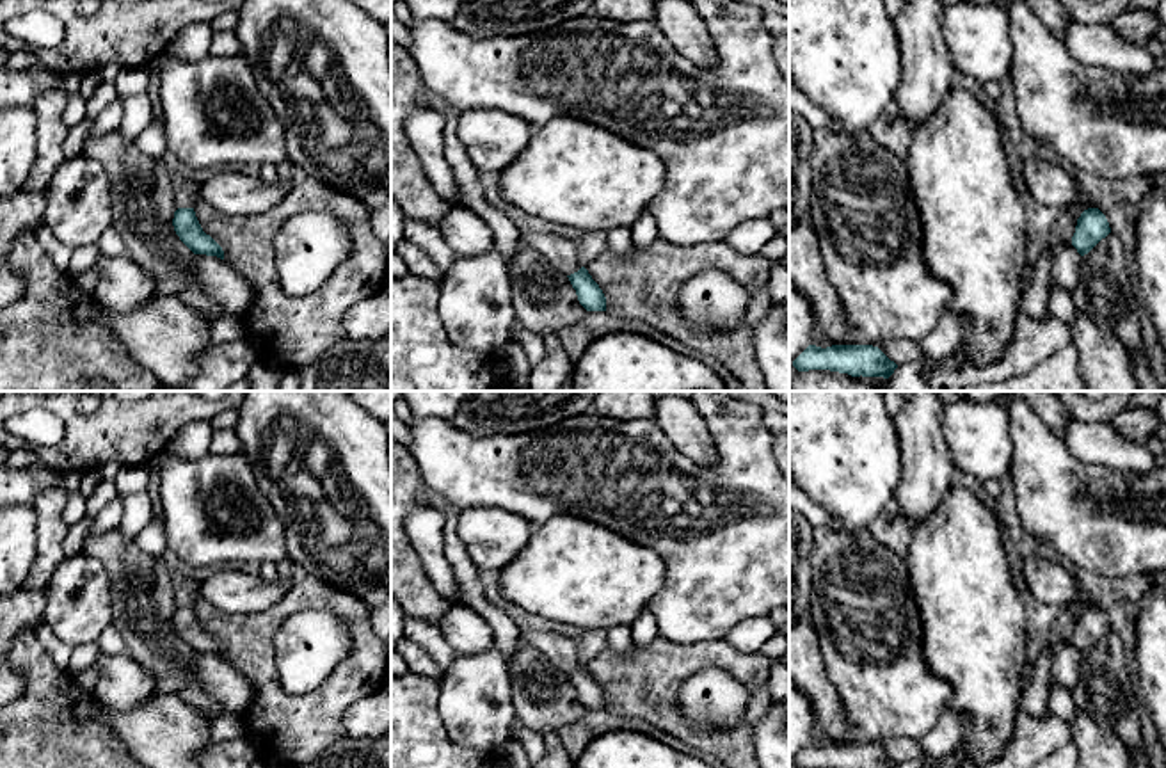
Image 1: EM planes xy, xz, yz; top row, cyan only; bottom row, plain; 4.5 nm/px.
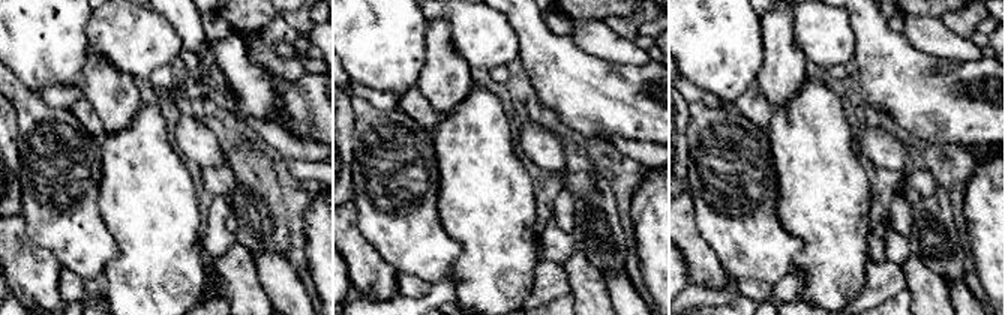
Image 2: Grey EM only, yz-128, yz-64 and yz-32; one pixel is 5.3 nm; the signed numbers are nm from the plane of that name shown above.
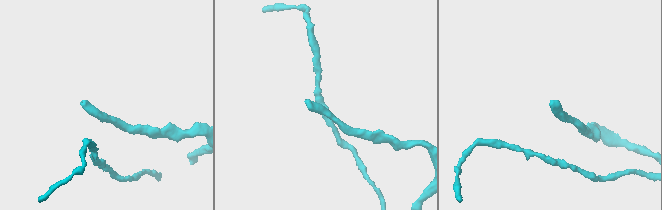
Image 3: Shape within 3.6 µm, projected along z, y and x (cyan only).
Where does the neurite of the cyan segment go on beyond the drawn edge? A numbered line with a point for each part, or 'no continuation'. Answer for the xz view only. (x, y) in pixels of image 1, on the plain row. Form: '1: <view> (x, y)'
1: xz (560, 649)

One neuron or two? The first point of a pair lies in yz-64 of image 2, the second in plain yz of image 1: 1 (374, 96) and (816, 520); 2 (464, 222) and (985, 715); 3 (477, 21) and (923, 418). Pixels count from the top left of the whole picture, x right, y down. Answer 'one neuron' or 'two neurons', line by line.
1: one neuron
2: one neuron
3: two neurons

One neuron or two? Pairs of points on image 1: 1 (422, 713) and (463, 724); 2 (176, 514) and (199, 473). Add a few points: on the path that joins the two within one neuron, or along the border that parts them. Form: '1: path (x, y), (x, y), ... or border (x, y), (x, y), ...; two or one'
1: border (439, 680), (438, 715), (447, 735), (468, 749); two
2: path (187, 504), (199, 484); one

